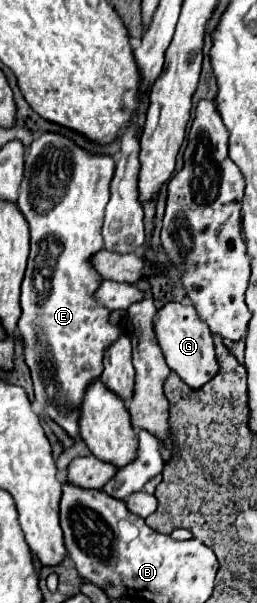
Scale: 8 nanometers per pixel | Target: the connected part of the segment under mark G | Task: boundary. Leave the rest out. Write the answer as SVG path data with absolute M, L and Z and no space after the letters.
M166 302L156 318L156 336L158 344L166 356L166 364L170 370L174 370L190 388L200 388L208 380L212 380L218 372L216 364L216 354L214 354L214 344L212 344L212 334L208 326L198 320L196 310L192 304L180 304L180 302Z

